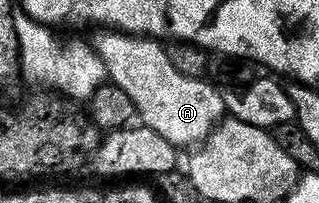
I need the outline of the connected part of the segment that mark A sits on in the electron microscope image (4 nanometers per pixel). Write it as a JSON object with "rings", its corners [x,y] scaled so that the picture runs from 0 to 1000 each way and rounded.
{"rings":[[[370,153],[301,163],[310,167],[292,197],[292,236],[329,310],[345,414],[404,468],[433,591],[458,631],[492,645],[505,685],[530,685],[530,704],[564,739],[596,739],[633,714],[715,571],[699,458],[674,443],[677,424],[658,394],[567,369],[502,207],[470,182],[411,182]]]}

